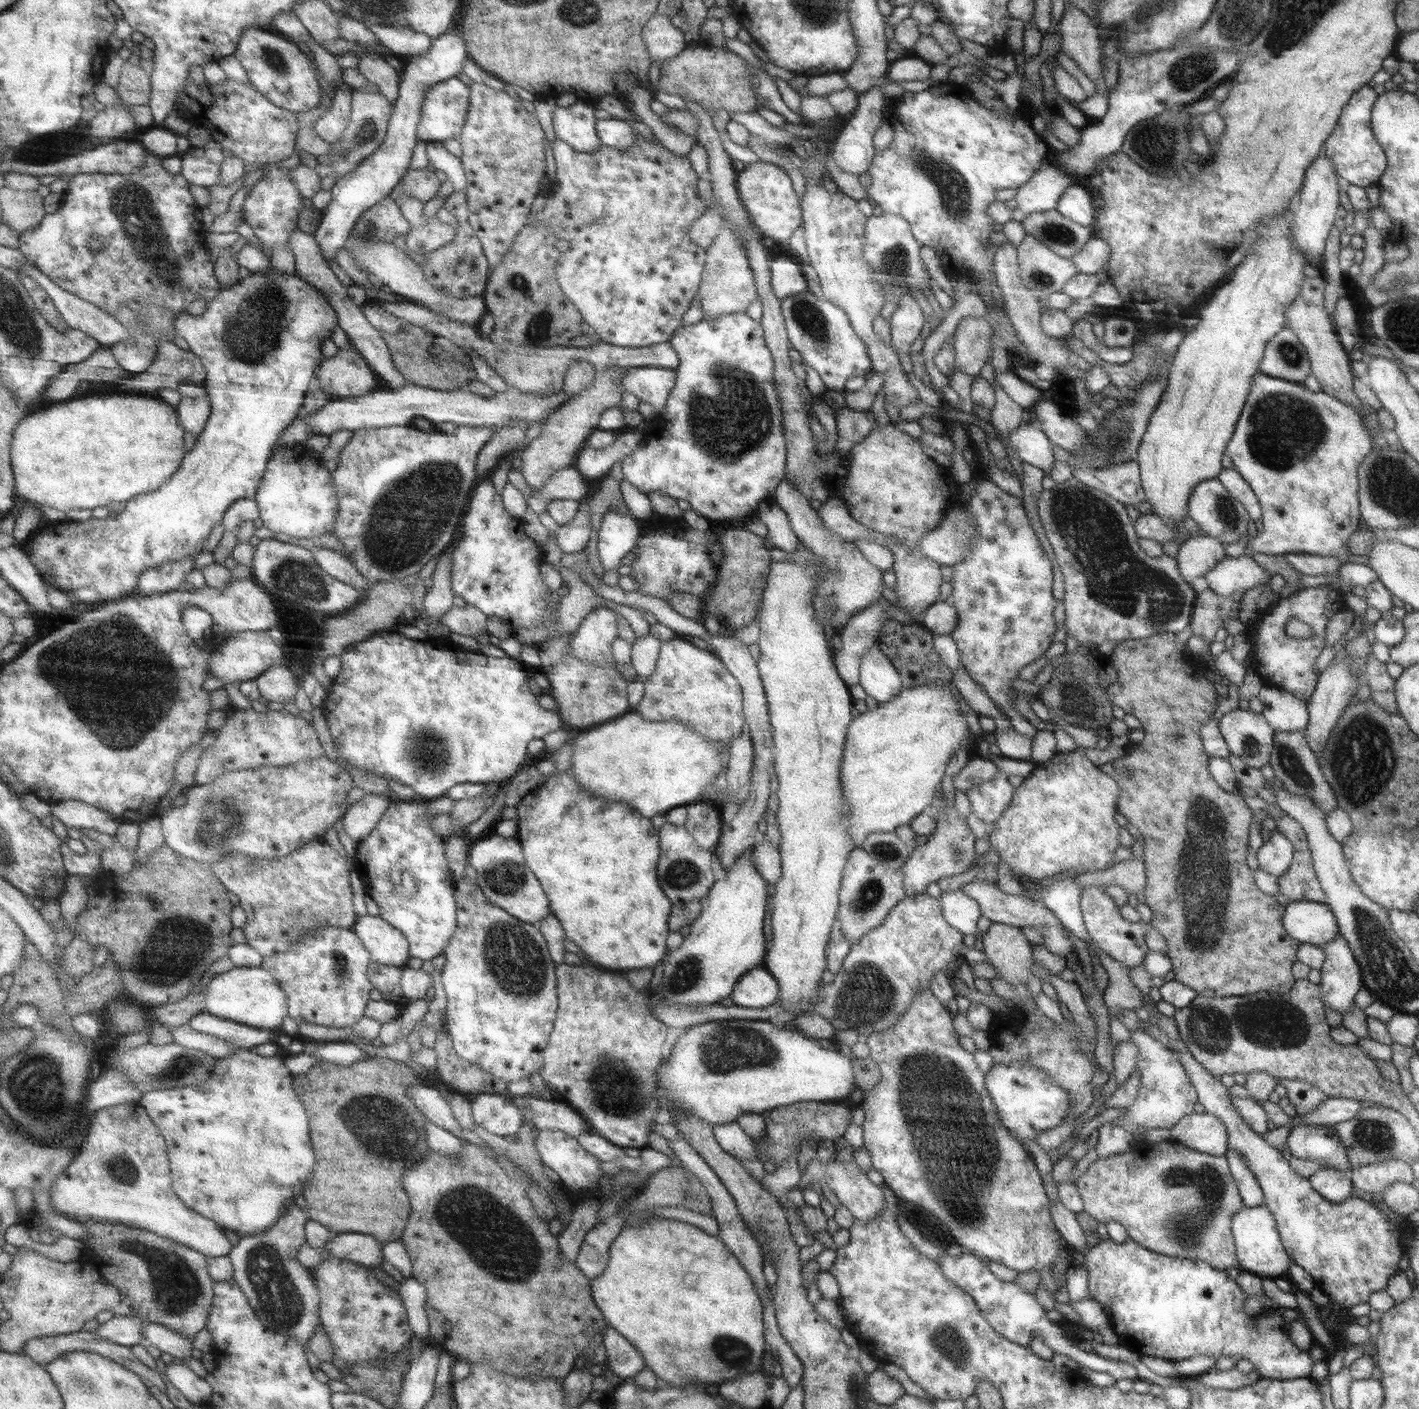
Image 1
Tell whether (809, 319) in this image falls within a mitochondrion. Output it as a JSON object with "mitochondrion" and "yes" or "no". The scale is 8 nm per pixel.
{"mitochondrion":"yes"}

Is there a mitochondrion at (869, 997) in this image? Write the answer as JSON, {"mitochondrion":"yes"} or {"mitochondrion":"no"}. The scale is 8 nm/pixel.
{"mitochondrion":"yes"}

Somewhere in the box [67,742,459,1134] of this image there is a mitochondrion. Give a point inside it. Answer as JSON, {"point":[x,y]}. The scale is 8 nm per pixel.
{"point":[177,947]}

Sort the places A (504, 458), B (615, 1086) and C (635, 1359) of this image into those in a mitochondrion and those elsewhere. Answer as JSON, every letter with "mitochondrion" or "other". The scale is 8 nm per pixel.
{"A":"other","B":"mitochondrion","C":"other"}

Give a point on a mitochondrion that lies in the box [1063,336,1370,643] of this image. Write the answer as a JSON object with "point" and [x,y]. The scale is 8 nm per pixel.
{"point":[1282,429]}

